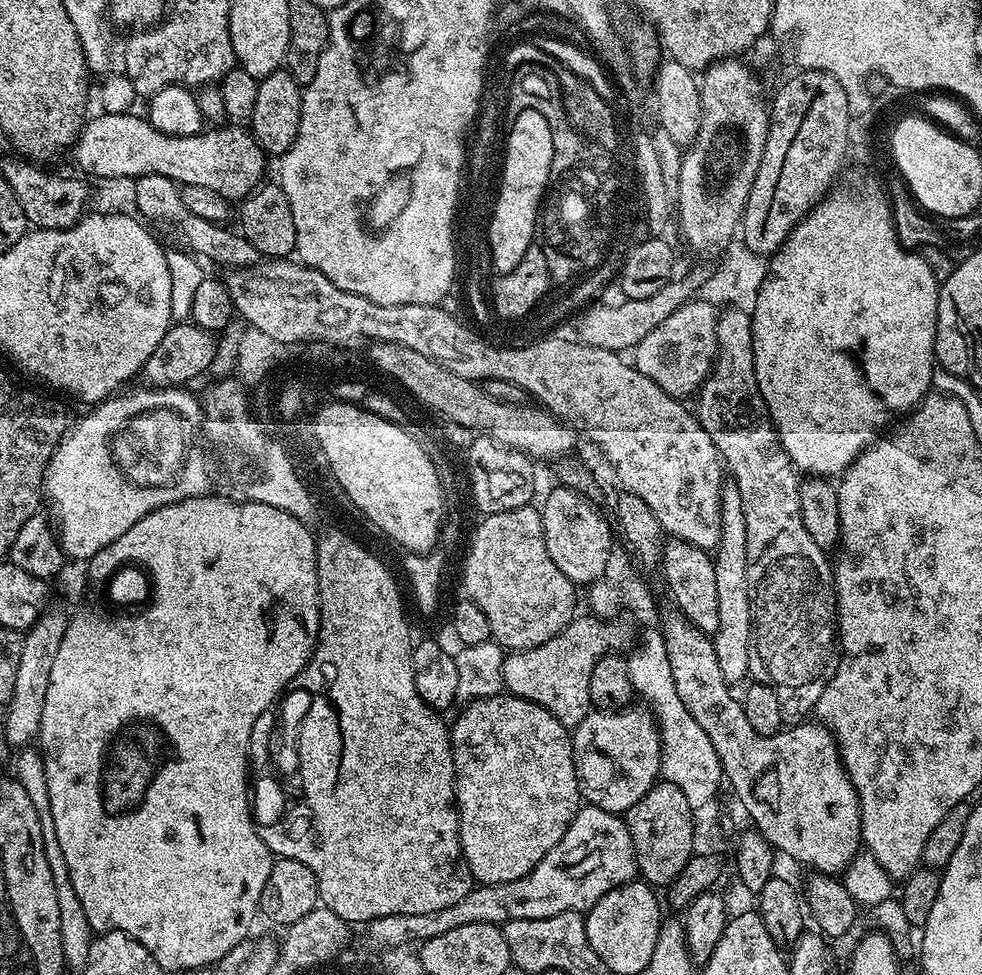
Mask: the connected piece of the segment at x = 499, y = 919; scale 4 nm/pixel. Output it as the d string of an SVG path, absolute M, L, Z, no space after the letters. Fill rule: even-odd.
M584 804L574 814L574 822L566 826L566 834L558 838L558 846L522 878L501 884L477 883L449 910L434 910L422 918L422 928L428 936L446 934L454 921L469 924L509 924L512 920L530 918L554 918L554 914L578 912L586 914L602 898L623 884L637 879L636 855L630 830L624 824L623 815L607 812L593 804Z

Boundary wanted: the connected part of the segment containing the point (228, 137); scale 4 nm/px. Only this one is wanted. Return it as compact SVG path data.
M131 111L97 115L93 120L91 117L80 129L80 134L74 145L77 166L82 171L89 172L92 178L126 178L127 176L162 174L166 178L176 181L177 185L180 186L185 184L206 186L206 190L214 190L220 197L229 202L243 201L244 197L259 188L265 179L264 160L266 161L266 153L247 127L212 126L193 136L175 136L154 130L154 126L143 115L132 116Z

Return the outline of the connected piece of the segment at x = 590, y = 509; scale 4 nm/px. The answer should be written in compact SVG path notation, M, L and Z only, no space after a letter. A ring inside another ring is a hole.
M556 486L542 503L540 517L546 551L550 553L554 566L558 566L558 570L562 570L562 574L566 574L566 578L570 578L577 586L591 586L599 581L614 551L613 525L596 507L593 501L587 500L582 494L563 486Z

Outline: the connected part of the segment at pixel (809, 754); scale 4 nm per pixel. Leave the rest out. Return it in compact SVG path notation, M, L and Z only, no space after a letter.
M672 606L669 607L669 612L661 611L659 613L658 627L660 633L664 635L664 645L666 646L666 654L670 657L670 670L674 674L674 686L678 686L678 698L682 698L682 706L686 706L686 710L690 710L690 718L694 718L694 722L698 722L698 726L702 726L702 730L706 730L706 738L710 738L710 743L714 745L714 754L718 754L720 759L720 771L723 779L732 787L734 795L740 799L742 807L748 811L748 816L753 820L751 822L754 828L761 833L775 849L777 853L785 852L792 860L797 860L800 864L805 864L813 873L829 873L840 874L843 873L849 863L861 851L862 841L860 838L860 802L858 794L850 782L848 771L844 768L843 762L840 761L840 749L836 746L836 739L832 737L831 732L819 722L796 722L791 726L785 727L783 730L774 733L770 737L763 737L758 734L750 726L749 719L743 713L743 706L741 701L735 696L732 697L730 693L730 686L722 678L722 670L718 667L718 654L714 654L714 646L712 645L712 638L709 633L698 630L698 626L694 626L687 620L680 612L680 609Z

